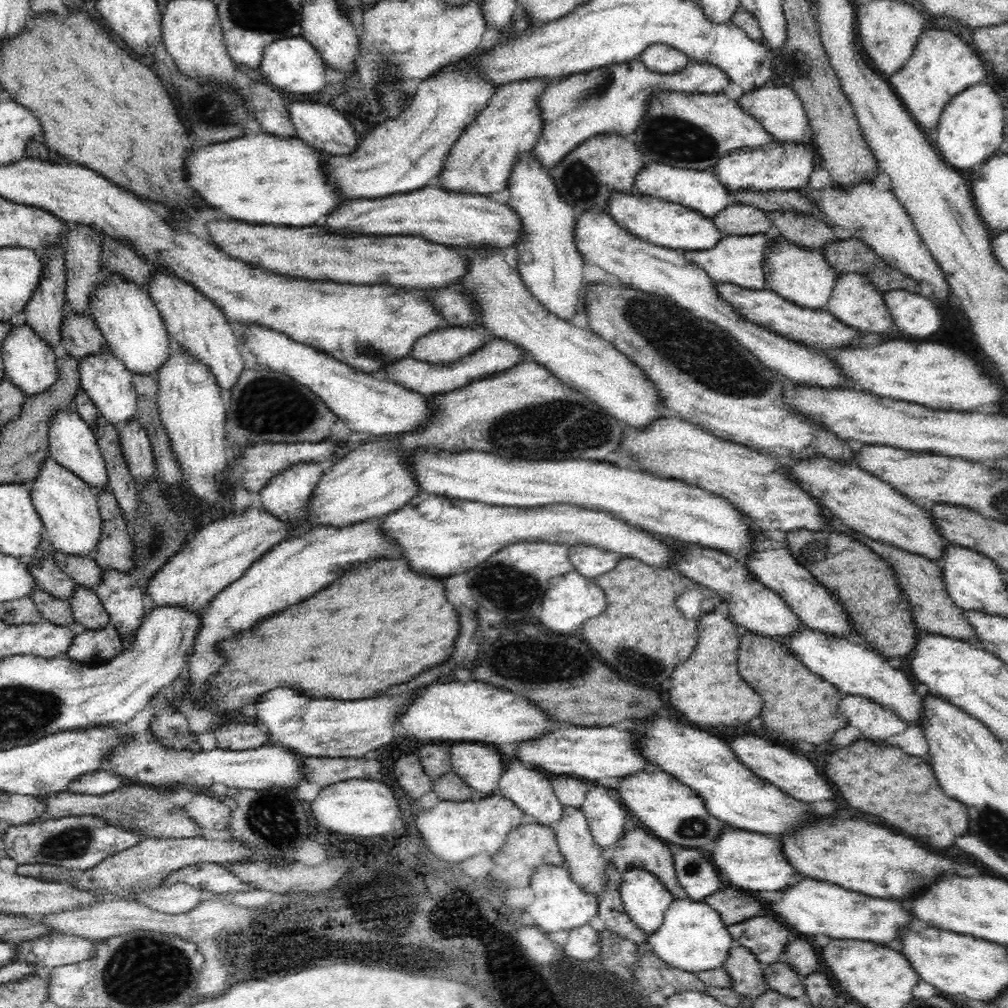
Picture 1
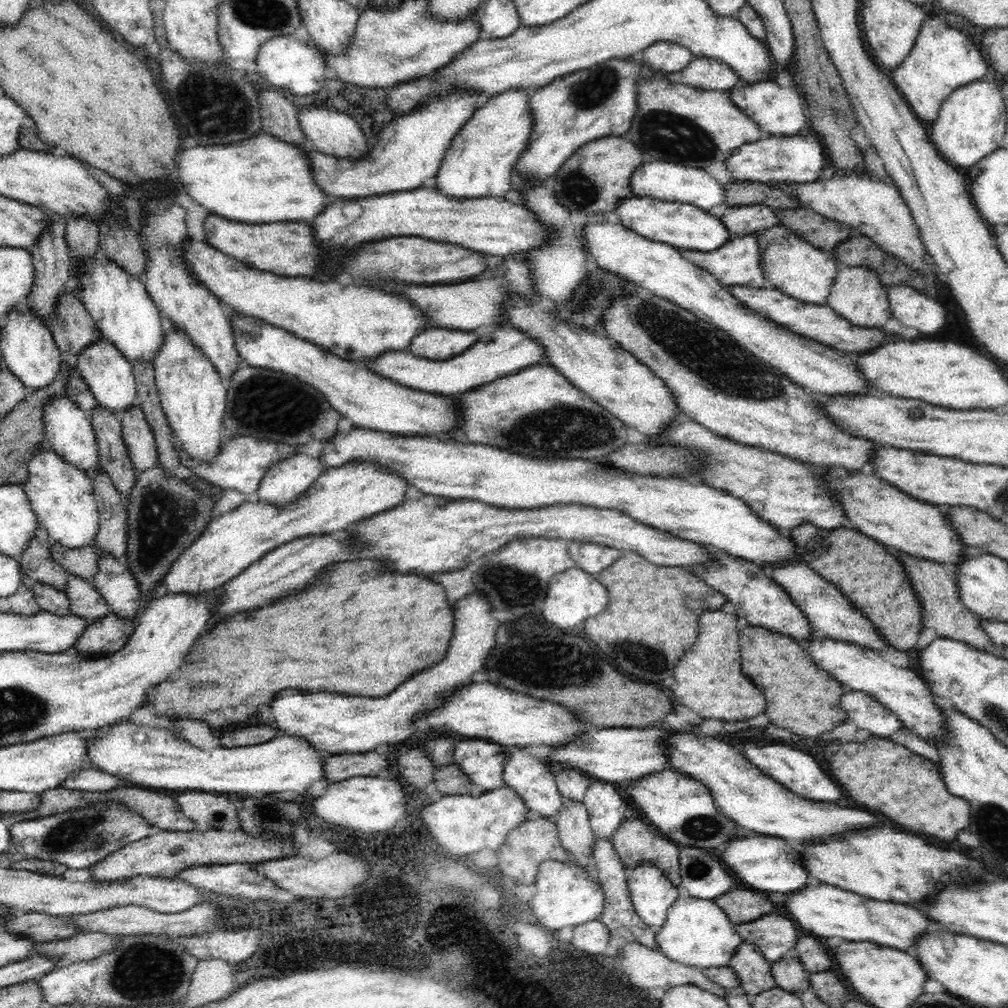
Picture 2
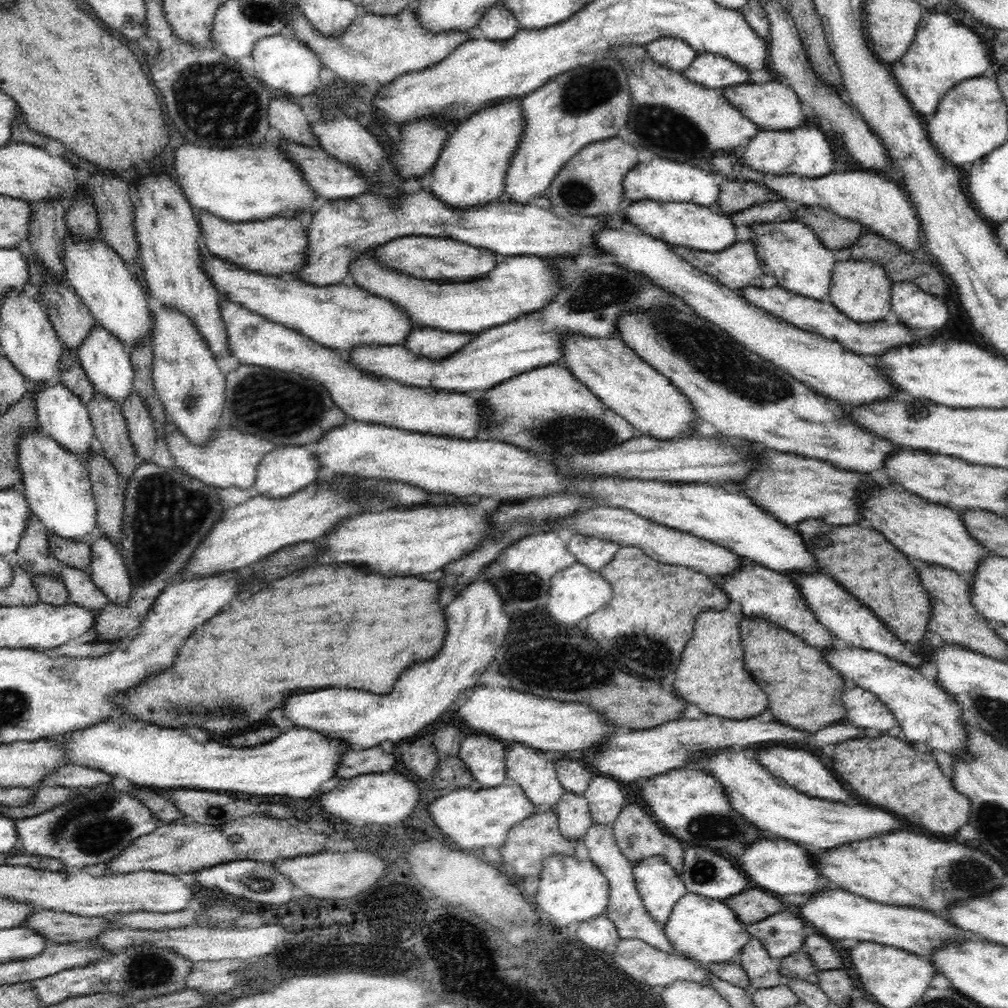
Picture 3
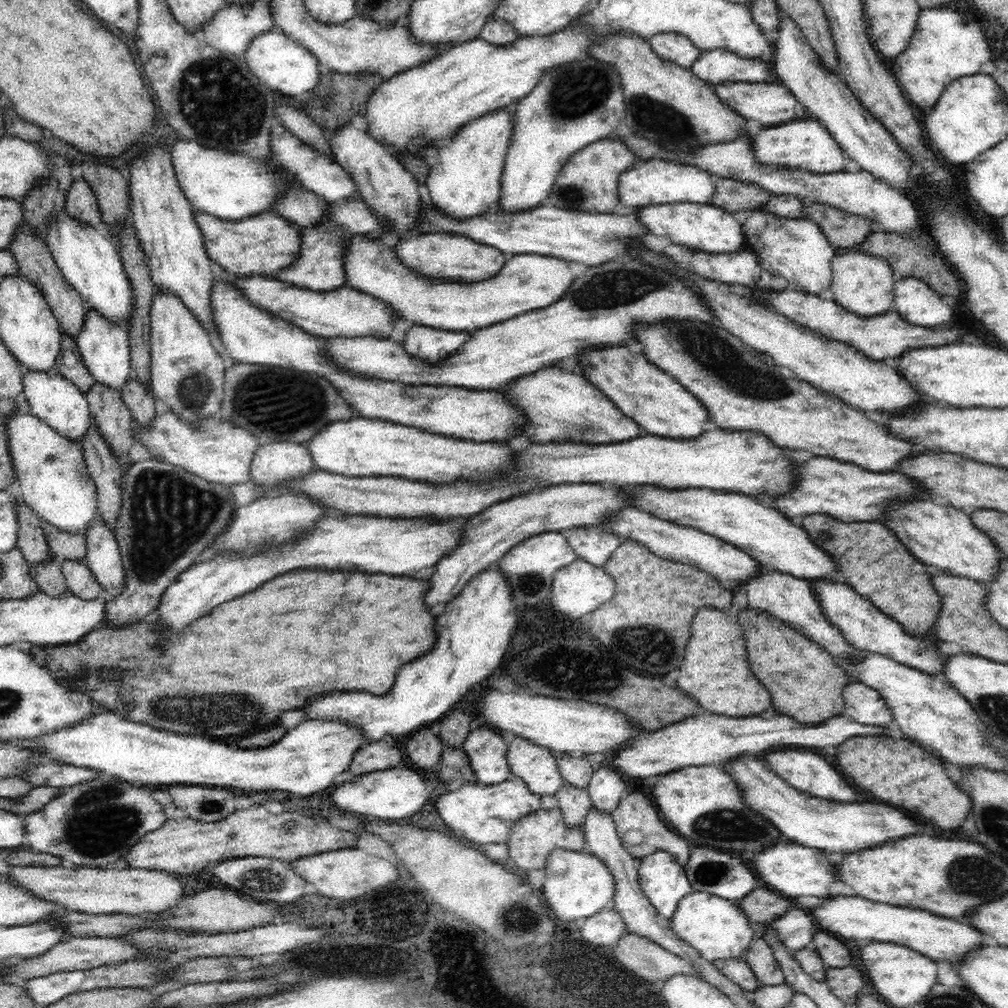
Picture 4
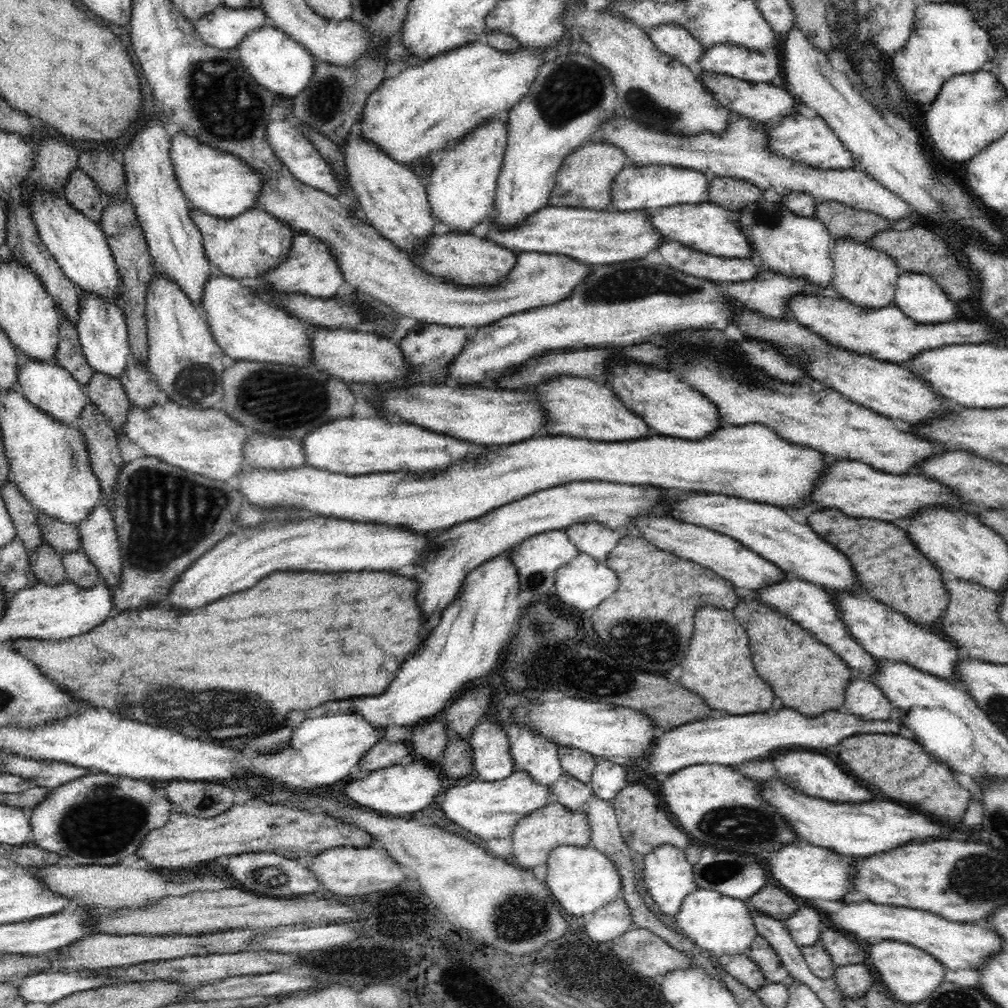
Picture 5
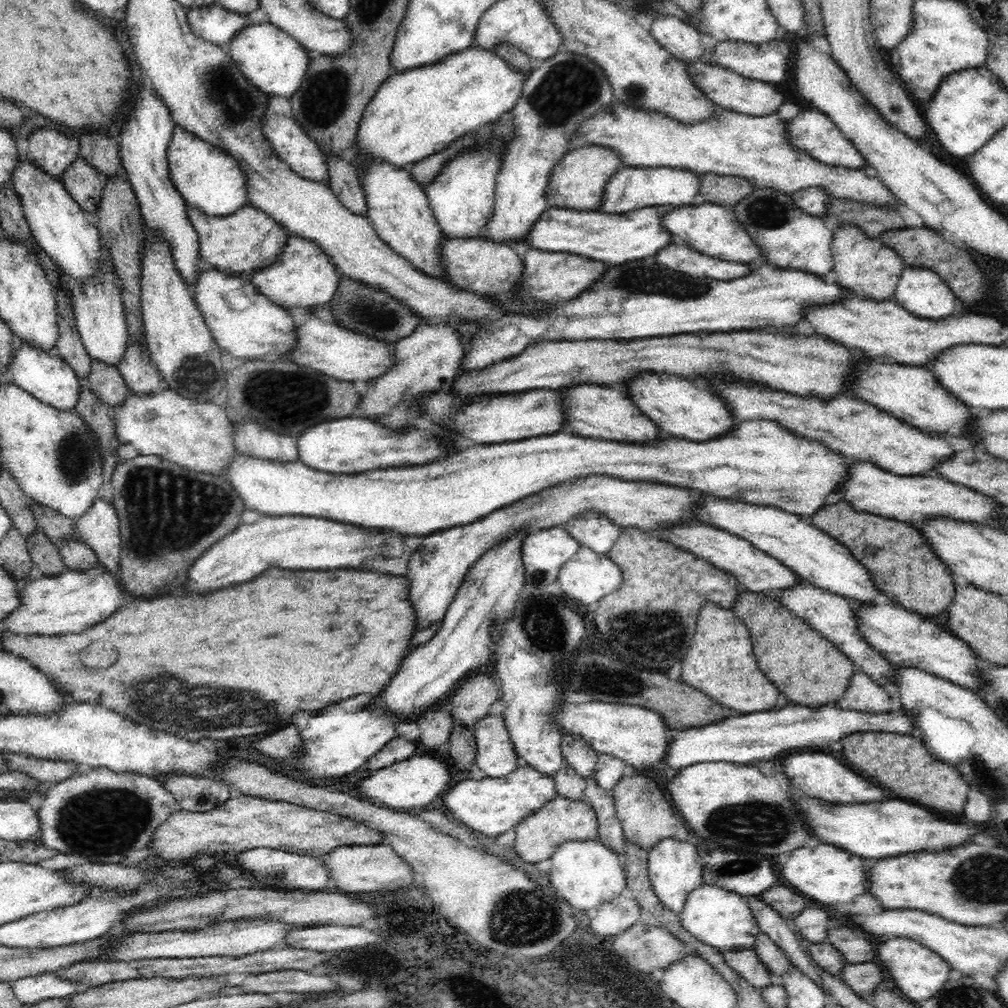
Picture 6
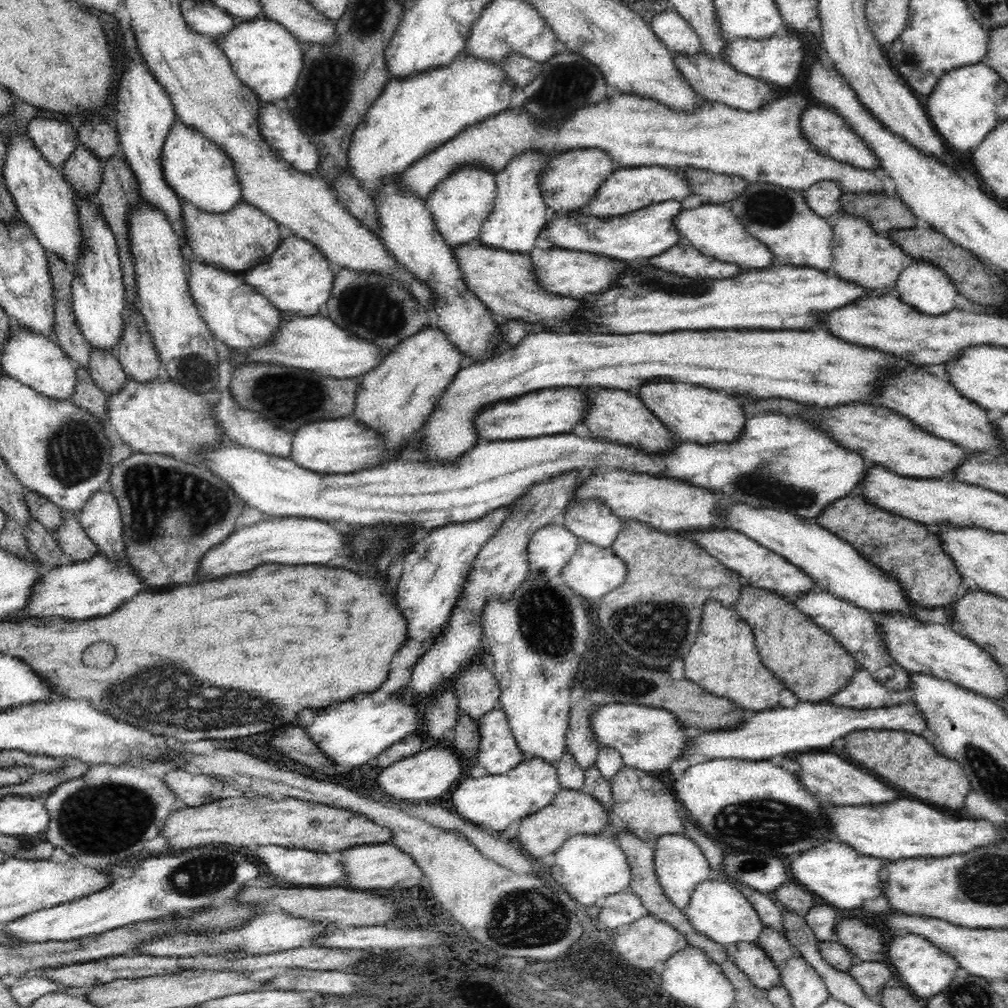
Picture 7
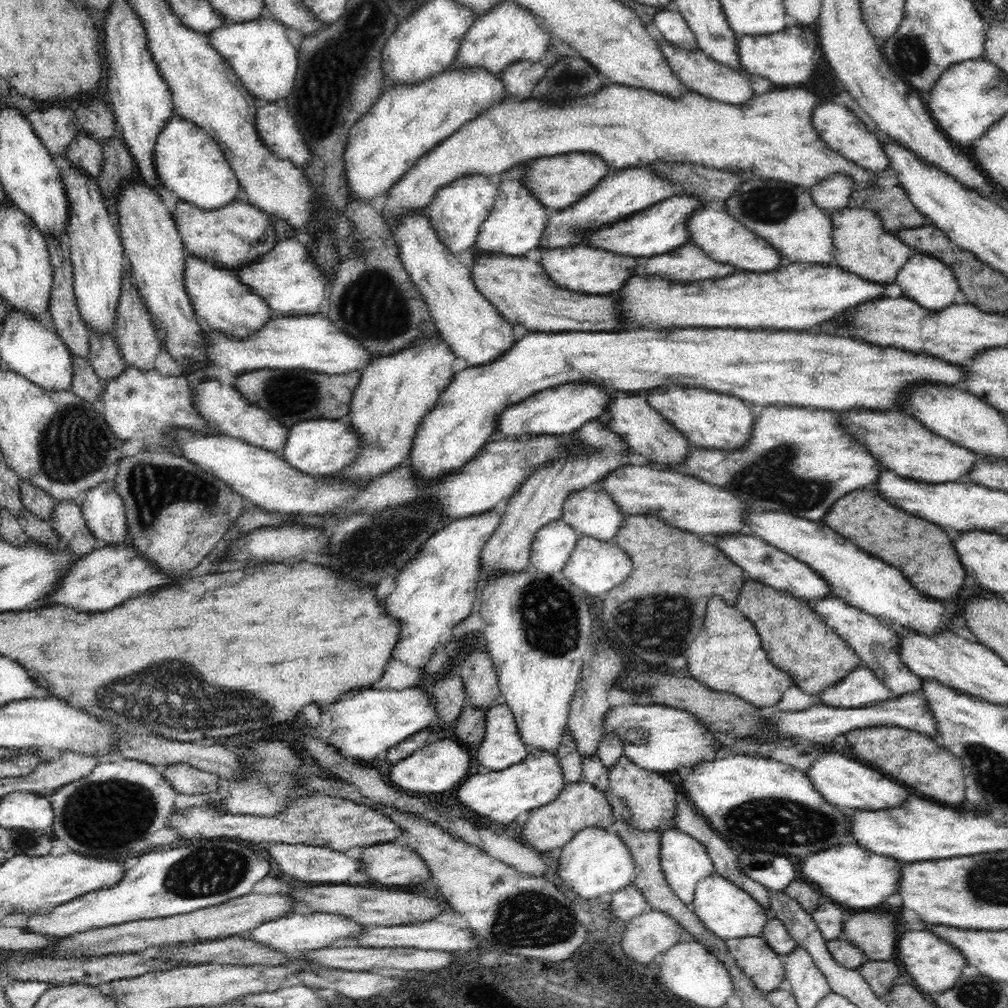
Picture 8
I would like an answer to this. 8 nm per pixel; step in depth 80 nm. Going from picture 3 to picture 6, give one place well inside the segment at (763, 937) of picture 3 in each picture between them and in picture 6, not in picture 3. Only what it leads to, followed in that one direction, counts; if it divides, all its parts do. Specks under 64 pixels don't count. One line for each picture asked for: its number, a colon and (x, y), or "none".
4: (795, 928)
5: (805, 925)
6: (811, 922)

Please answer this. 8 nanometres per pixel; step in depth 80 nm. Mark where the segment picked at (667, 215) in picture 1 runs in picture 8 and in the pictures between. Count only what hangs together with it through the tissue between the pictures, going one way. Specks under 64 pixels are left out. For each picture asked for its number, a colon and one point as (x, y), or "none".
2: (684, 226)
3: (690, 225)
4: (702, 227)
5: (711, 229)
6: (714, 230)
7: (712, 228)
8: (716, 232)

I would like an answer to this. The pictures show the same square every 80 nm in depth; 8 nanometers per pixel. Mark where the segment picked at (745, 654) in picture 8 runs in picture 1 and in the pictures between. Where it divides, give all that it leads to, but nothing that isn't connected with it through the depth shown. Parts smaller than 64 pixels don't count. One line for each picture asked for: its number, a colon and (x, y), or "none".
1: (707, 690)
2: (709, 679)
3: (712, 676)
4: (715, 672)
5: (718, 666)
6: (720, 663)
7: (724, 660)

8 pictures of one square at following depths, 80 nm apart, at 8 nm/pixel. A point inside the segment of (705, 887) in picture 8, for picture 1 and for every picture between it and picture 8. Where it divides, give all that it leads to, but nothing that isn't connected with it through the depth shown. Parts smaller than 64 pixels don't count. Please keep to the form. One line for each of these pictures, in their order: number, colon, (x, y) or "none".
1: (693, 937)
2: (697, 932)
3: (703, 929)
4: (718, 928)
5: (719, 924)
6: (721, 918)
7: (717, 909)

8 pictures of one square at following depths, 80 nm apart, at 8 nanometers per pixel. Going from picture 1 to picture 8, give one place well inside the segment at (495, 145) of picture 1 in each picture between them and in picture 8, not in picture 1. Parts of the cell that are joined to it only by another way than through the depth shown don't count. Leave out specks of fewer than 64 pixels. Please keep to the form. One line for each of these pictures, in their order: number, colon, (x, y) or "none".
2: (479, 163)
3: (470, 173)
4: (466, 181)
5: (461, 189)
6: (462, 197)
7: (460, 205)
8: (457, 211)

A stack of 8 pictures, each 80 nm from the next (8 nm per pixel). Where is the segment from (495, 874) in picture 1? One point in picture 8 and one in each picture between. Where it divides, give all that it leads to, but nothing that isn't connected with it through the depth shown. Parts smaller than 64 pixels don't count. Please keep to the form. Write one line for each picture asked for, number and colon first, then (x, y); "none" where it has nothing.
2: (532, 842)
3: (538, 837)
4: (532, 839)
5: (535, 836)
6: (537, 836)
7: (571, 812)
8: (580, 804)

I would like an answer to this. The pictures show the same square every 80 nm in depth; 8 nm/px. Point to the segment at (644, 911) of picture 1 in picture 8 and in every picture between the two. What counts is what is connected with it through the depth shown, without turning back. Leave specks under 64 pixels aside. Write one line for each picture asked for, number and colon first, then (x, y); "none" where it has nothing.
2: (652, 893)
3: (660, 886)
4: (664, 881)
5: (669, 876)
6: (674, 870)
7: (680, 865)
8: (684, 862)

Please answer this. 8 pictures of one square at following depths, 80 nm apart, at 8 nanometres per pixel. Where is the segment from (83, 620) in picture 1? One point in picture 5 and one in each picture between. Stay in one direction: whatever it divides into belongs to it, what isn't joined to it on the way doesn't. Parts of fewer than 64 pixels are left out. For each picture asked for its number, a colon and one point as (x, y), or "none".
2: (85, 600)
3: (81, 589)
4: (80, 582)
5: (79, 568)

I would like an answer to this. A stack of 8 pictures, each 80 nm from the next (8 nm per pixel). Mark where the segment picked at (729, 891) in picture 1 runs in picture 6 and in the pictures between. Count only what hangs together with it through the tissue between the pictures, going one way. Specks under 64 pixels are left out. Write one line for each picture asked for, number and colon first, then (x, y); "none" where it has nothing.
2: (742, 905)
3: (752, 905)
4: (762, 905)
5: (772, 900)
6: (789, 903)

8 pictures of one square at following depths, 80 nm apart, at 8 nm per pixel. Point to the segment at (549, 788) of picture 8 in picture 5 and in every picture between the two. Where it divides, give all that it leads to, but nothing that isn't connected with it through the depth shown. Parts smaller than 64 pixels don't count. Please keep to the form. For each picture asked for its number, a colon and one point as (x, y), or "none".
5: (489, 810)
6: (491, 806)
7: (492, 802)

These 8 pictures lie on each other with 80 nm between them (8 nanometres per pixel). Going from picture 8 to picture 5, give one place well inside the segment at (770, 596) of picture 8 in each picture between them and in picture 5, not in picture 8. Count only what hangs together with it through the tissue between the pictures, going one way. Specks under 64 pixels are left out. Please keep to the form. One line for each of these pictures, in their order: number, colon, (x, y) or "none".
5: (808, 675)
6: (811, 672)
7: (811, 663)

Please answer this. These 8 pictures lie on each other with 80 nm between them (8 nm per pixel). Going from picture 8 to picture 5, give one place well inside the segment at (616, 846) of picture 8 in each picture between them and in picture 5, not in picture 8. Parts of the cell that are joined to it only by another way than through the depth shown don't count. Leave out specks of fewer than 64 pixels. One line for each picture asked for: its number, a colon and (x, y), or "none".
5: (581, 879)
6: (585, 873)
7: (588, 866)

